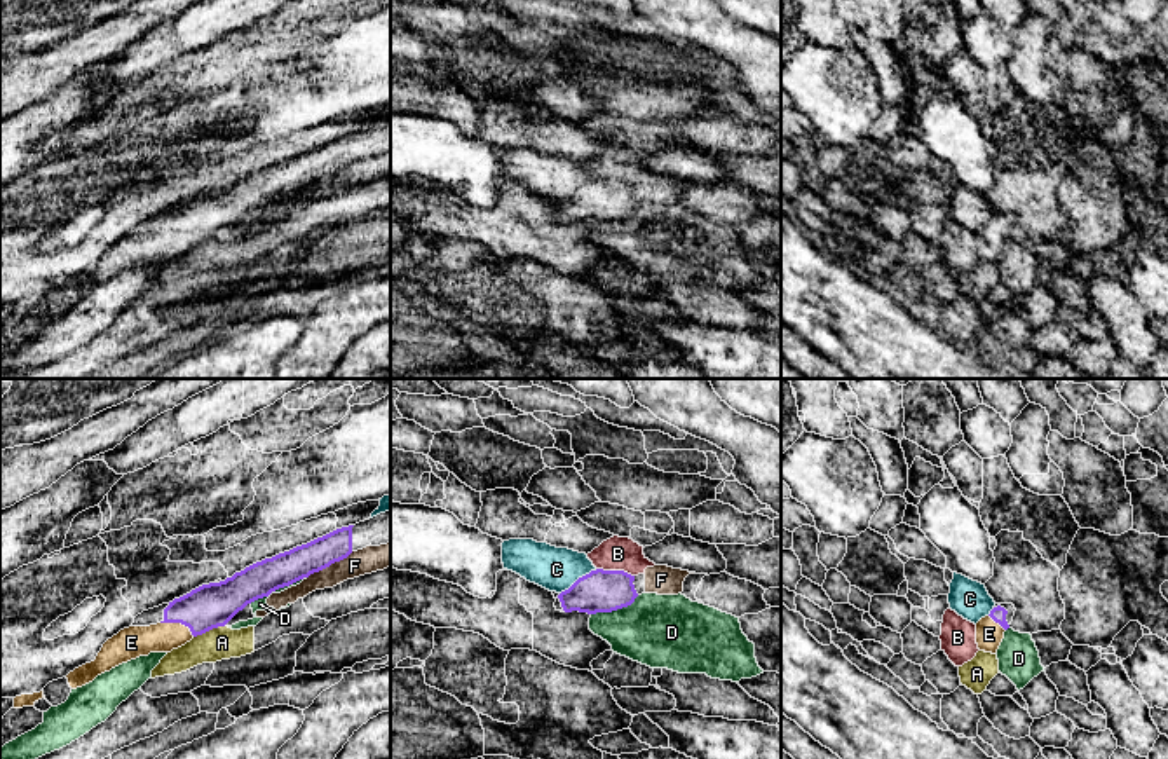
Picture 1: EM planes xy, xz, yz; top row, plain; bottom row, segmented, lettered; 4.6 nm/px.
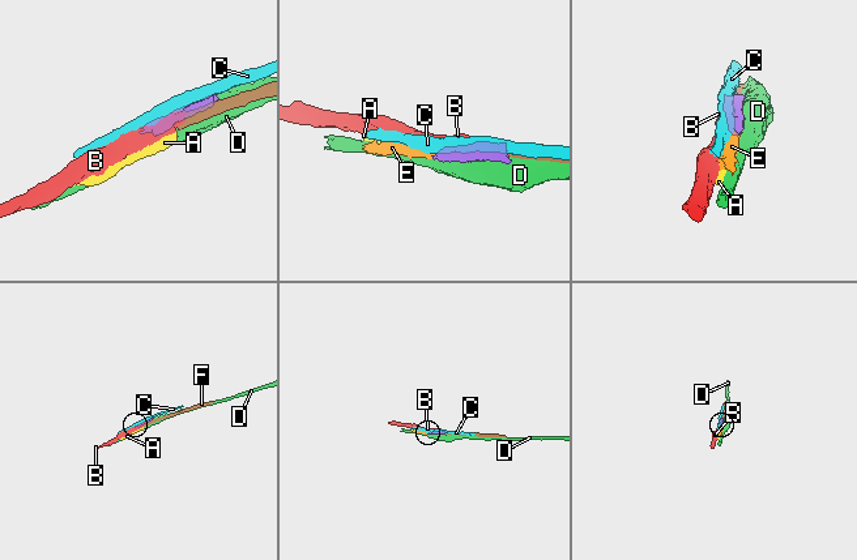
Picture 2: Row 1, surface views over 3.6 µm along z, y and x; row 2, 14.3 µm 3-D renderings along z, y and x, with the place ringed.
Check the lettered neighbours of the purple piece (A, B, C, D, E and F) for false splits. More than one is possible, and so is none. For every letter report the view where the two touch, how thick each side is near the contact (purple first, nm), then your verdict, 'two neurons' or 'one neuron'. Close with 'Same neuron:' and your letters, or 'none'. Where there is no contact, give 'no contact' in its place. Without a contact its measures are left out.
A: meets purple in xy; 200 nm thick on the purple side, 150 nm on the other; two neurons
B: meets purple in xz; 190 nm thick on the purple side, 160 nm on the other; two neurons
C: meets purple in xz; 190 nm thick on the purple side, 200 nm on the other; two neurons
D: meets purple in xy; 170 nm thick on the purple side, 60 nm on the other; two neurons
E: meets purple in xy; 200 nm thick on the purple side, 150 nm on the other; one neuron
F: meets purple in xy; 150 nm thick on the purple side, 120 nm on the other; two neurons
Same neuron: E

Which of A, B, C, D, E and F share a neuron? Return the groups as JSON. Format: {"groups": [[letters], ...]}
{"groups": [["A"], ["B", "F"], ["C"], ["D"], ["E"]]}

